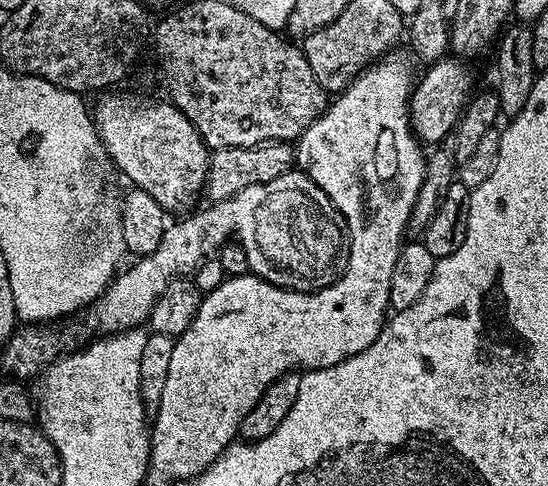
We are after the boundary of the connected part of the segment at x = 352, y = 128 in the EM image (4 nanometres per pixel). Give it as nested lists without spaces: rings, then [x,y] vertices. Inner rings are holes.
[[[372,66],[361,72],[299,136],[295,145],[295,163],[301,164],[299,167],[319,186],[333,209],[346,221],[352,244],[364,244],[379,238],[390,246],[401,246],[400,235],[408,228],[408,219],[424,181],[426,156],[420,153],[421,145],[410,127],[410,80],[408,84],[407,74],[379,72],[378,69]]]

